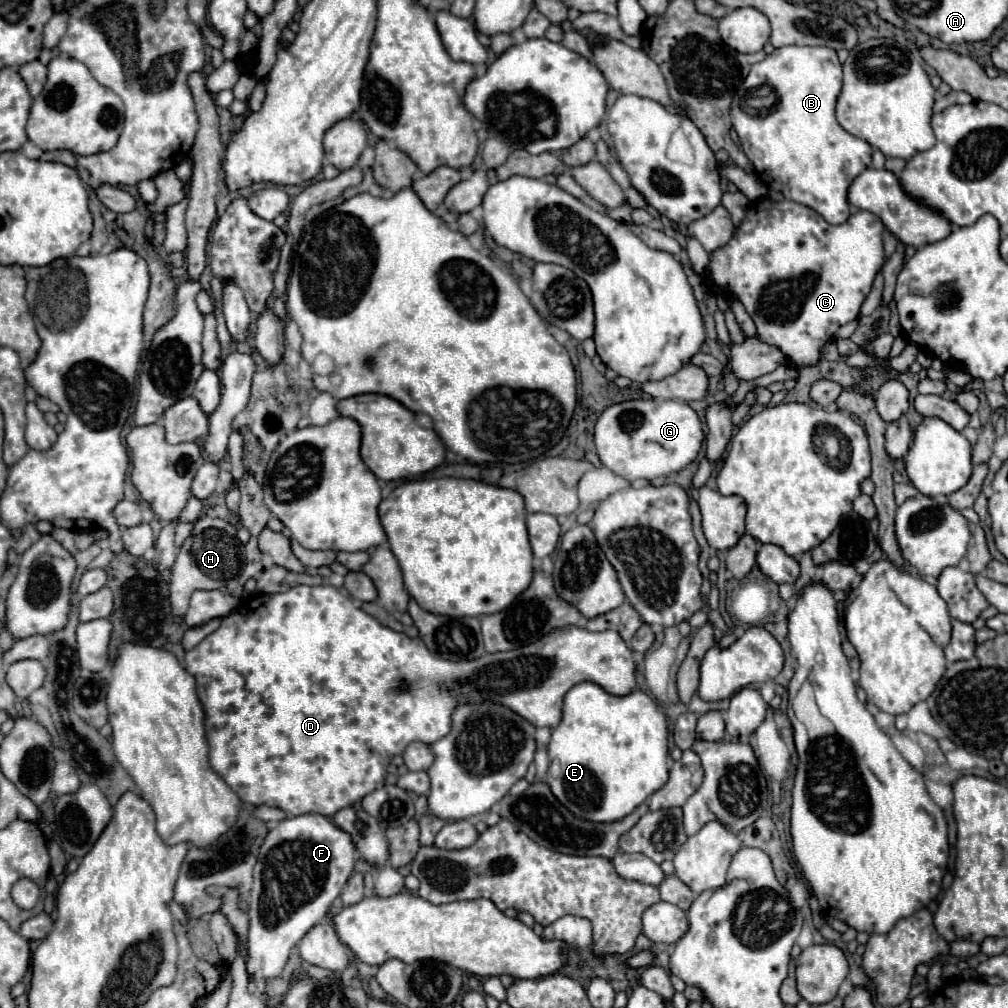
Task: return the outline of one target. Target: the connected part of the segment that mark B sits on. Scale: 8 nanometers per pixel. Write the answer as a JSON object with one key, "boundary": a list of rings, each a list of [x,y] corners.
{"boundary":[[[788,45],[774,49],[774,53],[770,53],[762,63],[756,63],[750,69],[742,83],[742,91],[736,93],[736,105],[730,109],[732,125],[742,141],[742,151],[752,161],[760,181],[770,189],[780,191],[786,199],[818,211],[834,225],[844,223],[850,217],[850,203],[846,197],[848,187],[872,163],[872,147],[844,131],[836,121],[834,109],[840,91],[842,65],[836,51],[830,51],[830,47]]]}

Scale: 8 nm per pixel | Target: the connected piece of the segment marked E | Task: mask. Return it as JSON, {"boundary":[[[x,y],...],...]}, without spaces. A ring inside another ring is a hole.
{"boundary":[[[584,681],[574,685],[564,697],[564,715],[560,725],[552,731],[548,745],[550,769],[546,783],[556,799],[568,807],[574,815],[582,815],[588,821],[612,823],[630,815],[640,803],[644,803],[654,791],[664,787],[668,779],[668,727],[666,715],[644,691],[634,689],[628,695],[610,695],[596,683]]]}

